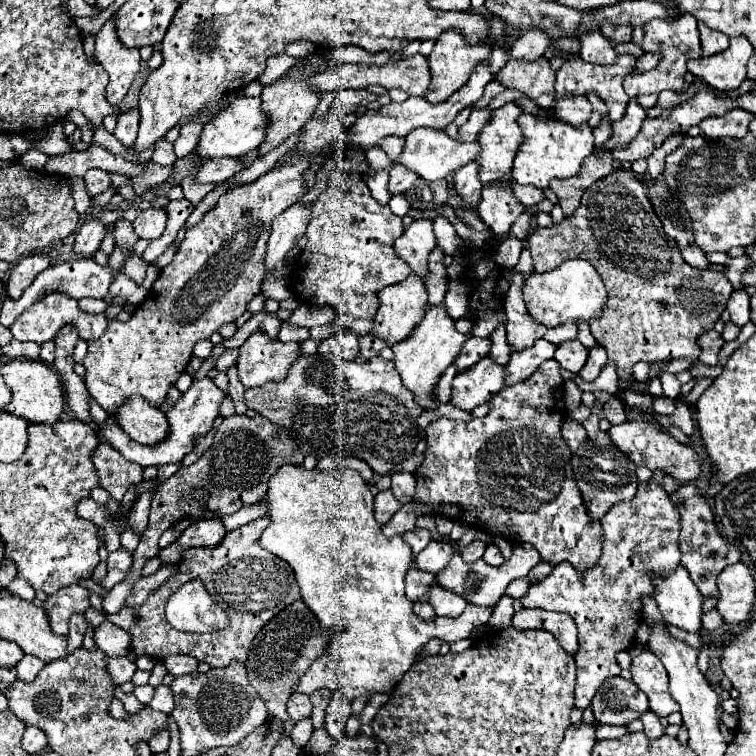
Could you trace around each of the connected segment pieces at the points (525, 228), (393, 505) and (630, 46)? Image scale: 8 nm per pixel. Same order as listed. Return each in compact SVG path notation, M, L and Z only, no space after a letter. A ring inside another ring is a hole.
M525 211L525 213L521 213L521 215L519 215L519 219L513 223L509 237L525 239L525 235L529 235L529 231L531 231L531 221L533 221L533 215L531 215L531 213L527 213L527 211Z
M381 491L375 495L375 519L385 525L401 509L401 503L393 497L391 491Z
M630 41L629 43L614 43L613 48L618 55L631 54L636 58L639 58L644 53L643 50L632 41Z

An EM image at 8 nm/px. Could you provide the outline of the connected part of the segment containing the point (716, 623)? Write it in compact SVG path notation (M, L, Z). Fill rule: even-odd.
M713 609L713 611L709 611L707 615L703 615L703 625L705 625L709 631L713 631L713 629L721 627L721 625L723 625L723 619L721 619L719 611L717 611L717 609Z

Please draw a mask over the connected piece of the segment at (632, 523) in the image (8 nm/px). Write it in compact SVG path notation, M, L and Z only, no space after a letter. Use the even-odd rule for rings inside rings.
M651 479L651 481L647 481L647 483L639 483L639 485L637 485L637 493L635 493L635 497L633 497L631 501L627 501L627 503L619 503L619 507L613 507L613 509L611 509L611 511L601 519L601 525L603 525L605 543L603 543L603 555L599 557L599 561L597 561L595 567L585 569L583 573L579 573L579 571L575 571L575 567L571 567L569 563L559 563L559 565L553 567L553 571L551 571L543 581L533 583L533 585L529 587L529 591L521 597L523 607L539 607L539 609L545 609L545 611L565 611L565 613L569 613L569 615L573 617L573 621L577 623L577 629L579 629L579 653L577 653L577 657L575 657L575 661L577 661L575 705L577 705L579 709L589 707L589 703L591 703L595 691L601 687L601 683L603 683L605 679L619 675L621 669L619 669L619 665L615 663L615 653L617 653L617 651L625 651L625 649L629 649L629 647L633 645L635 631L637 631L637 627L641 625L641 613L643 613L643 611L641 611L641 601L639 601L639 599L641 599L643 595L651 595L651 591L653 591L649 573L653 573L653 575L667 575L667 573L671 573L671 571L679 565L679 559L681 559L681 551L679 551L679 547L677 547L677 541L679 541L679 511L677 511L677 507L675 507L675 503L671 501L671 497L665 493L665 489L663 489L655 479Z

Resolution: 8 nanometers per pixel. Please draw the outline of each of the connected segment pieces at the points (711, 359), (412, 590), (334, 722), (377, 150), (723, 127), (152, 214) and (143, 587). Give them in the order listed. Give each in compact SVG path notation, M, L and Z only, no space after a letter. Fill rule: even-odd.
M715 329L703 333L703 335L699 337L699 347L701 347L699 359L701 359L705 365L709 365L709 367L717 365L717 353L719 353L719 349L721 349L723 345L725 345L725 341L723 341L723 337L721 337Z
M415 563L409 565L409 571L405 575L405 595L411 599L411 601L419 601L427 595L429 591L429 585L431 581L435 579L435 575L427 573L427 571L421 571L415 567Z
M335 691L331 697L331 703L327 707L327 715L325 715L325 729L331 733L331 737L335 741L339 741L343 737L343 729L347 719L351 717L351 699L347 695L343 695L343 691Z
M371 147L365 152L367 163L373 171L389 171L392 167L392 162L386 157L386 153L380 147Z
M735 109L735 111L729 111L725 117L703 119L699 127L701 127L701 133L711 139L719 139L719 137L743 139L749 131L749 123L753 121L753 117L755 115L747 113L745 109Z
M147 209L147 211L139 213L133 227L135 227L135 233L139 239L153 241L163 235L165 223L167 223L167 213L163 209Z
M161 567L157 573L149 575L149 577L141 577L135 585L133 585L133 591L131 591L131 597L127 597L127 601L123 603L123 607L127 605L141 605L143 599L157 589L157 585L161 585L163 581L169 579L169 575L175 573L175 567Z

